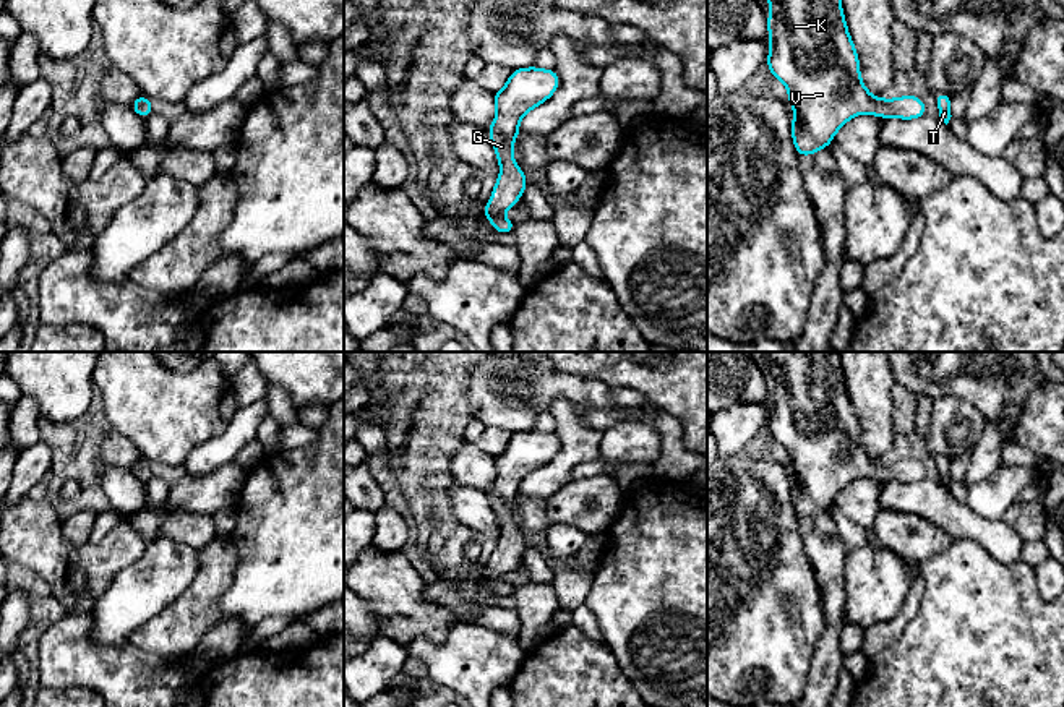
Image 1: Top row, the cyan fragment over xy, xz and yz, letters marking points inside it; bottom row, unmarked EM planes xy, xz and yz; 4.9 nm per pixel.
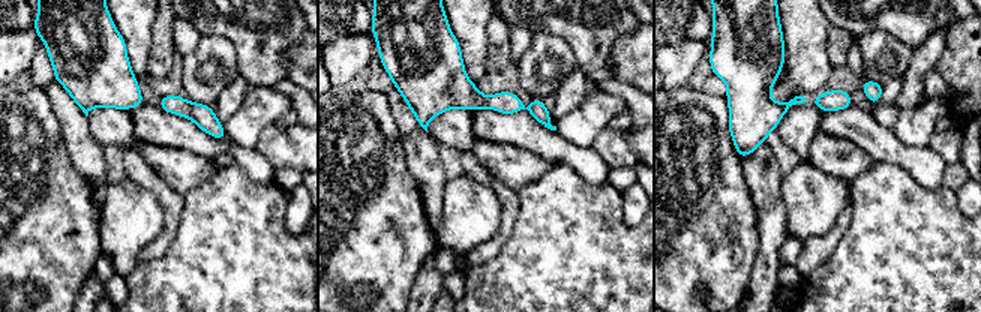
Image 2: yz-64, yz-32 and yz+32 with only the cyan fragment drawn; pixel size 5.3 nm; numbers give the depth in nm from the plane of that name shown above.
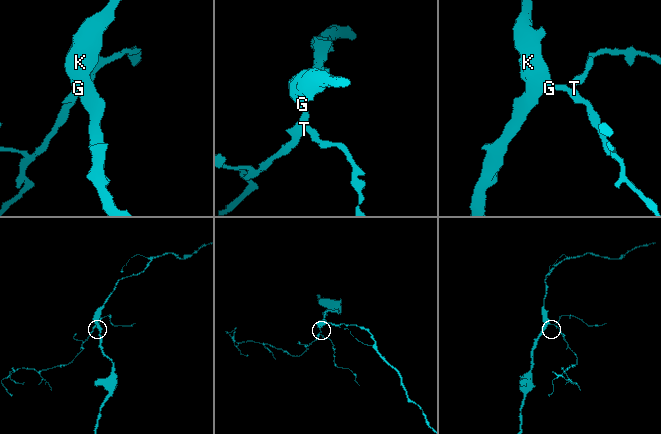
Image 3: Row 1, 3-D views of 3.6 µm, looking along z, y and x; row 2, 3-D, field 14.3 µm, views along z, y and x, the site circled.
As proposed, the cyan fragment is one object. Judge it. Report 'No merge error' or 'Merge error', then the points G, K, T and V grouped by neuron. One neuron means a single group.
No merge error. Groups: G K T V

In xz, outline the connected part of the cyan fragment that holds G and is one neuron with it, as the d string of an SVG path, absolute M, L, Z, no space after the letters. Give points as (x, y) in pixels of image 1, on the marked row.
M530 66L511 71L503 89L493 94L496 117L487 133L495 148L501 174L482 216L491 221L498 235L514 232L516 222L504 219L501 212L513 208L529 185L513 157L519 122L529 110L551 97L558 86L560 76L555 70Z

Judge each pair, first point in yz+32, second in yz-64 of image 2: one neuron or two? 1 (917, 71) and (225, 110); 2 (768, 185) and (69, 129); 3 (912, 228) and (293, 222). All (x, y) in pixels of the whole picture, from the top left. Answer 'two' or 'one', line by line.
1: one
2: one
3: two

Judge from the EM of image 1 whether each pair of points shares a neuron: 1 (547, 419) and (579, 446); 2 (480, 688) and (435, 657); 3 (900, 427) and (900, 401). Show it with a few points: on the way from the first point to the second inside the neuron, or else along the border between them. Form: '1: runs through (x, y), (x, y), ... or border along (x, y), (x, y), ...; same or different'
1: border along (549, 411), (555, 420), (555, 432); different
2: runs through (469, 677), (454, 664), (446, 662); same
3: runs through (900, 420), (900, 407); same

